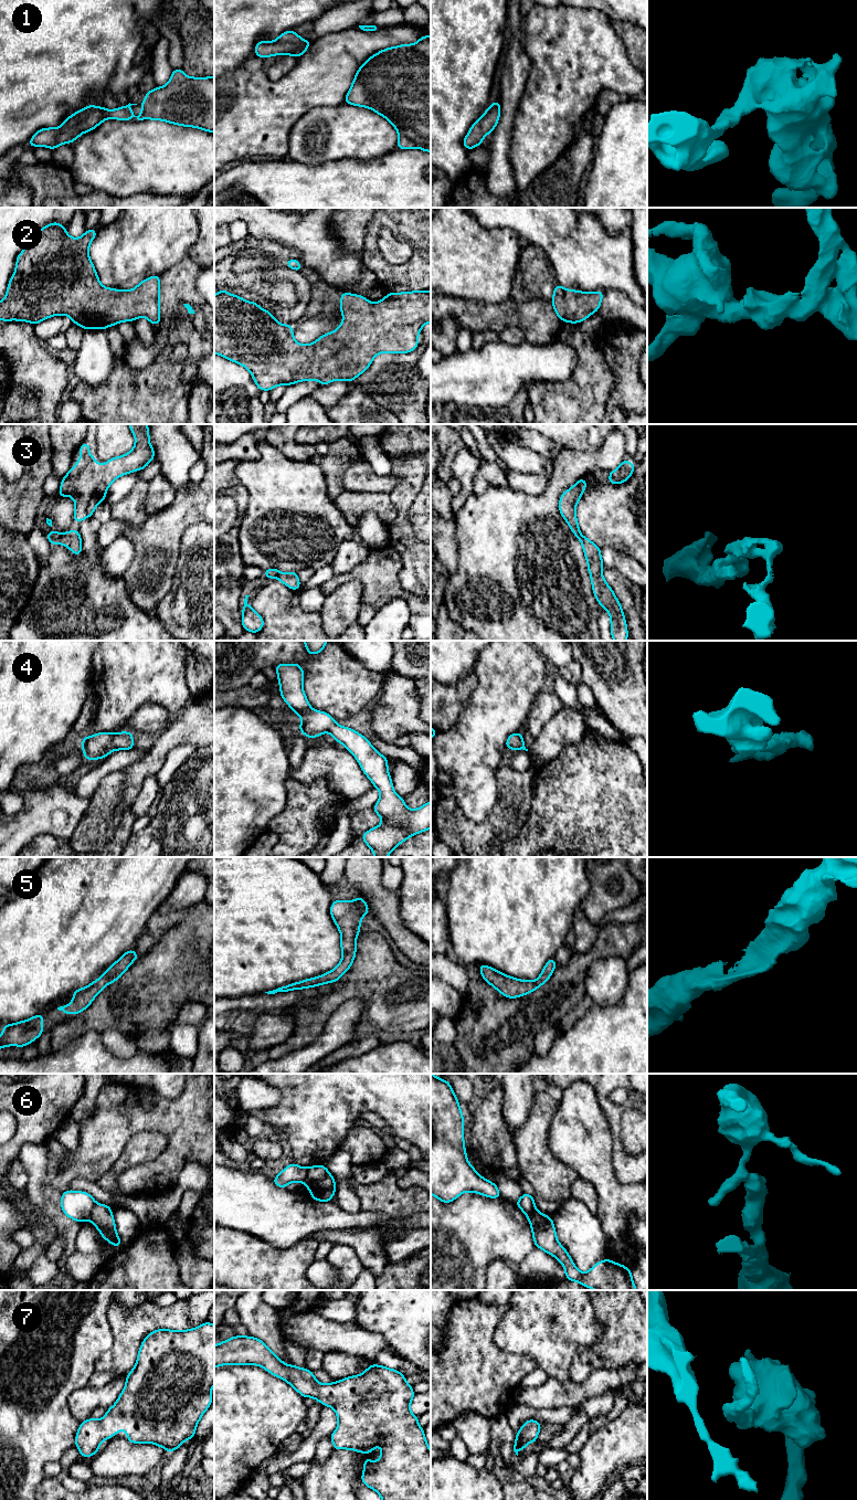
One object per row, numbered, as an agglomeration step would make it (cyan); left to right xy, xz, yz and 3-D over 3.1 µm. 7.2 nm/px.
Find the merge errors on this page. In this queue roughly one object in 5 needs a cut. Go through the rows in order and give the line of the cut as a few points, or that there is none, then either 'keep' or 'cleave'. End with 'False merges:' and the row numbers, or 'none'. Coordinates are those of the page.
1: cut none; keep
2: cut none; keep
3: cut none; keep
4: cut none; keep
5: cut none; keep
6: cut xy (95, 1203), (88, 1218); cleave
7: cut none; keep
False merges: 6

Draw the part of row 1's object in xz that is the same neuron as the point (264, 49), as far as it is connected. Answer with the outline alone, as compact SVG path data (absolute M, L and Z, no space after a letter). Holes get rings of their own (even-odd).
M294 30L282 33L274 42L260 41L254 47L254 54L266 59L275 54L294 55L299 59L308 50L311 40L303 40Z

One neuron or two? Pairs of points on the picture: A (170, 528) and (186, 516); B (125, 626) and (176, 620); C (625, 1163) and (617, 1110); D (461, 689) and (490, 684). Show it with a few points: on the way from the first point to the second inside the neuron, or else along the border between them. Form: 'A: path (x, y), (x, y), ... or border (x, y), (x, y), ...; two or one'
A: path (173, 525), (182, 516); one
B: border (154, 613), (166, 629); two
C: path (619, 1150), (616, 1123); one
D: border (474, 673), (476, 687), (464, 710); two

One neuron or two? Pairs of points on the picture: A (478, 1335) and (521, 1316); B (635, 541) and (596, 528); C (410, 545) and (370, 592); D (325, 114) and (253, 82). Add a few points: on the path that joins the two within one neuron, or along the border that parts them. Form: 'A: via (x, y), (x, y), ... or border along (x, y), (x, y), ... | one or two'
A: border along (509, 1305), (495, 1333), (495, 1343), (504, 1351) | two
B: via (625, 531), (622, 528), (606, 528) | one
C: border along (389, 545), (400, 556), (402, 563), (400, 582) | two
D: border along (338, 104), (313, 107), (293, 125) | two

